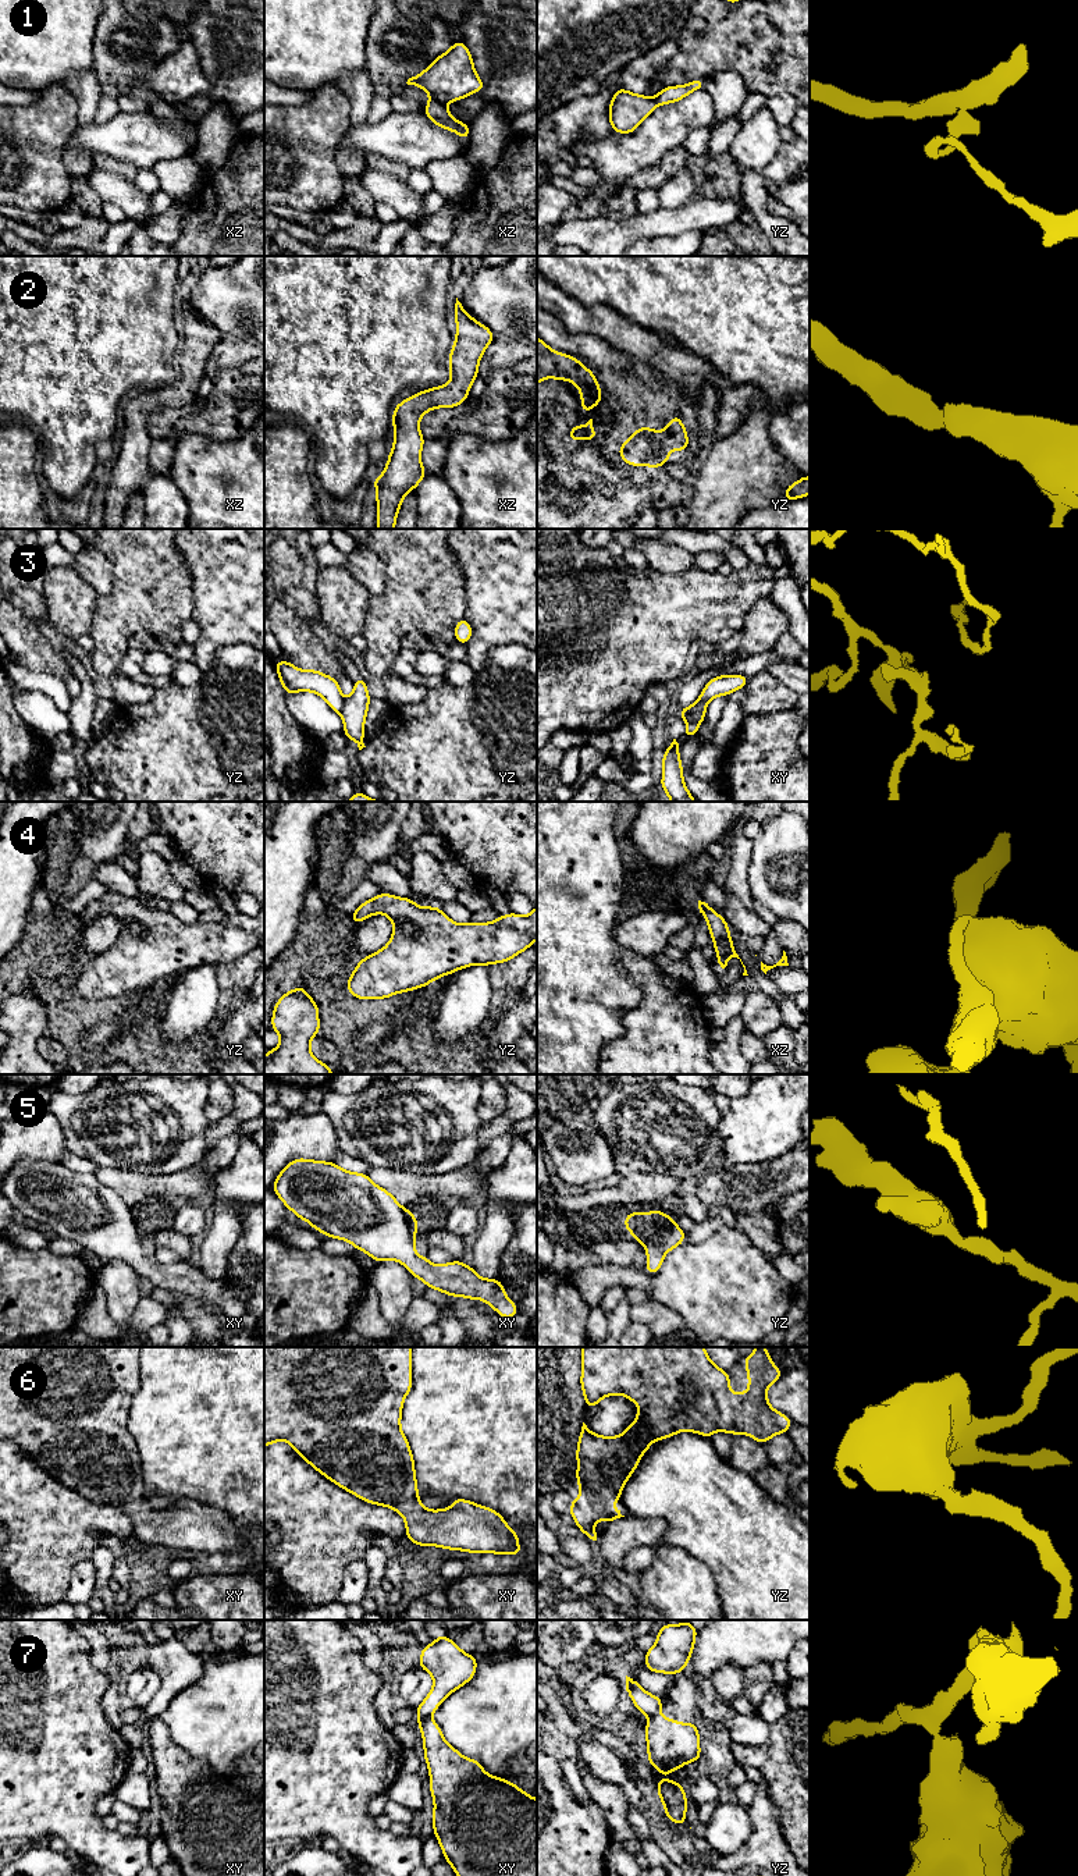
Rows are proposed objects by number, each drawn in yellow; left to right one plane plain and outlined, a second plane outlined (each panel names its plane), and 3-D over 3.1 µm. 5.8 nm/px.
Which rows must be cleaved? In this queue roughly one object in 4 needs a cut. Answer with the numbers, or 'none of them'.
1, 3, 7

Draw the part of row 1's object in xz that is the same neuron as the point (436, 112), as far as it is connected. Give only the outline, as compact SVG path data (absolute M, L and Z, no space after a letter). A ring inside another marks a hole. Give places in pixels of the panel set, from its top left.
M430 100L424 106L424 113L427 118L431 120L435 125L456 132L465 141L469 139L470 127L462 121L455 120L444 103Z

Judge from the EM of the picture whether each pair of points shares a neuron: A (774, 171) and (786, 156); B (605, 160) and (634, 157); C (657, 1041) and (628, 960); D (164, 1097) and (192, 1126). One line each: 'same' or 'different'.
A: same
B: same
C: same
D: same

